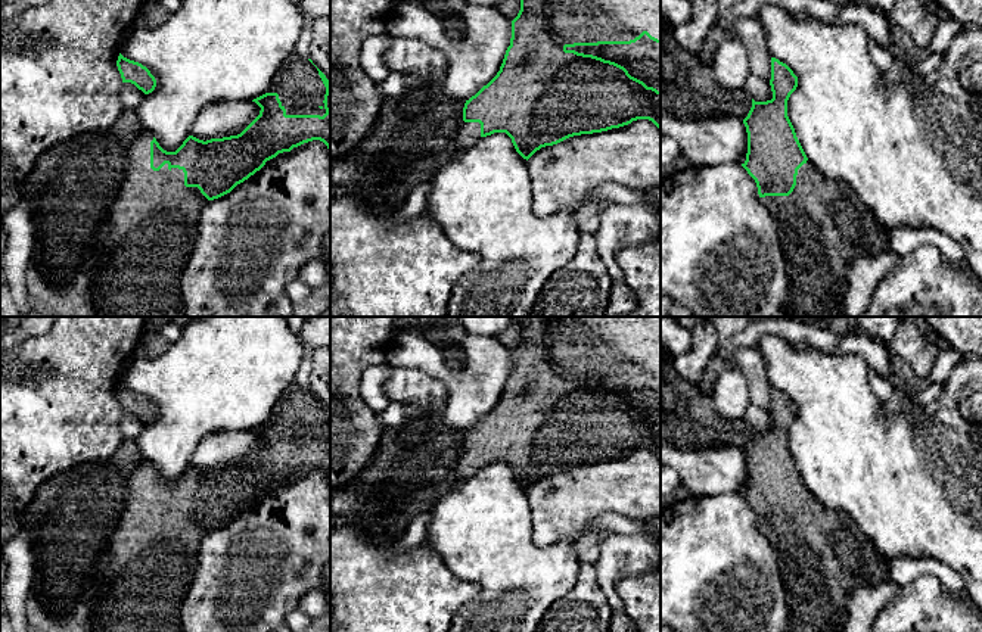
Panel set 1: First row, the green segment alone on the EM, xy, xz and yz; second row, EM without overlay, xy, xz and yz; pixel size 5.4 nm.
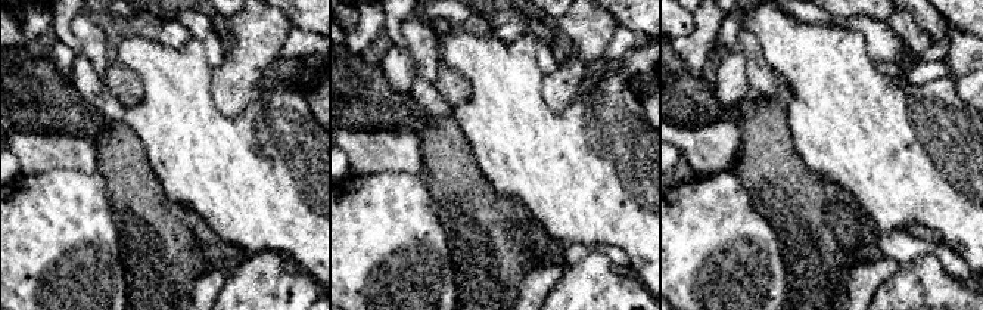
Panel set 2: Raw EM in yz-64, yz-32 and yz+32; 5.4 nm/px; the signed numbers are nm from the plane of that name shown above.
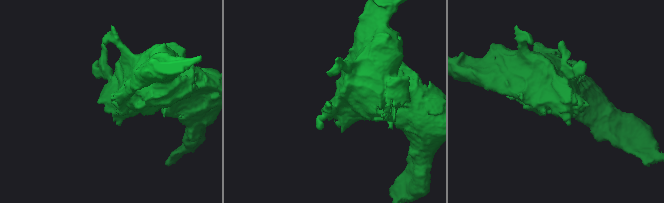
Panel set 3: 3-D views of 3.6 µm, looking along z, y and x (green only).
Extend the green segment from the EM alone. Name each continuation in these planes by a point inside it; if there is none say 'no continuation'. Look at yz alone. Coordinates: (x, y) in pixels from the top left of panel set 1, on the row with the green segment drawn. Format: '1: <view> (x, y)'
1: yz (823, 224)

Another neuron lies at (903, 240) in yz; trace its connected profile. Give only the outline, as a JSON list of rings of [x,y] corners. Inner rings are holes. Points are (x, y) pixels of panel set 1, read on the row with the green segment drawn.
[[[907,227],[885,228],[891,250],[904,256],[923,245],[936,246],[951,264],[969,270],[961,246],[950,236],[935,230],[916,230]]]

